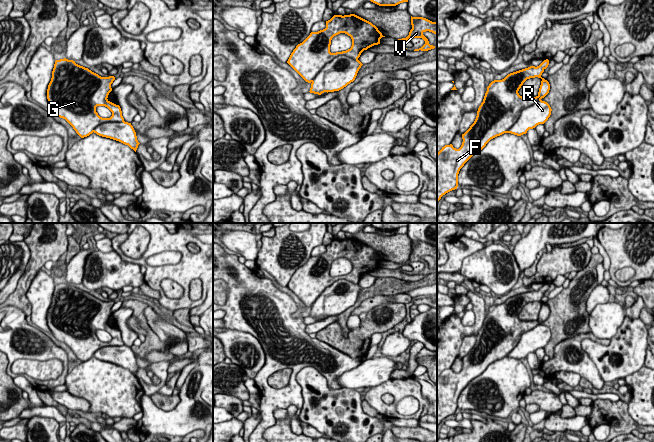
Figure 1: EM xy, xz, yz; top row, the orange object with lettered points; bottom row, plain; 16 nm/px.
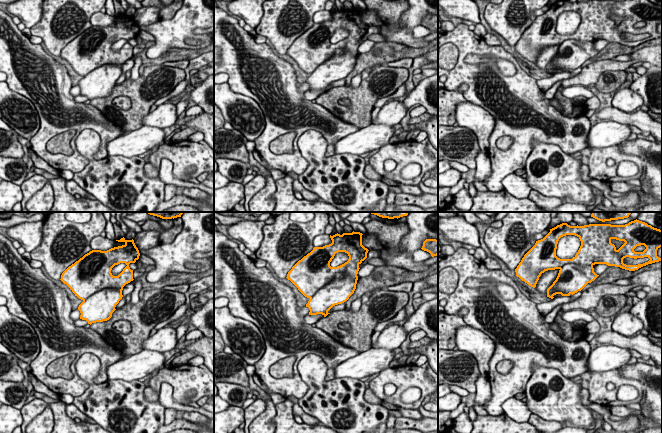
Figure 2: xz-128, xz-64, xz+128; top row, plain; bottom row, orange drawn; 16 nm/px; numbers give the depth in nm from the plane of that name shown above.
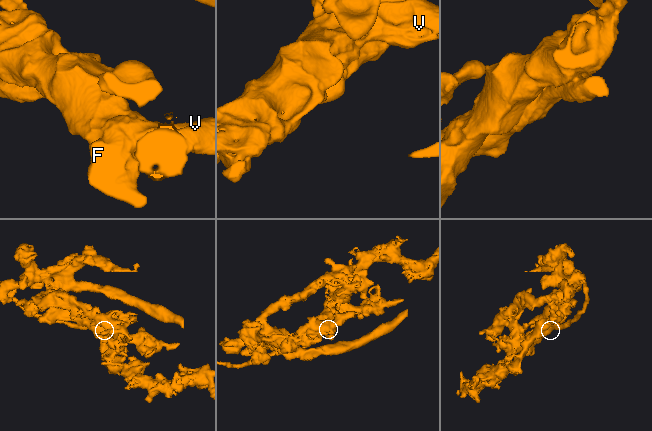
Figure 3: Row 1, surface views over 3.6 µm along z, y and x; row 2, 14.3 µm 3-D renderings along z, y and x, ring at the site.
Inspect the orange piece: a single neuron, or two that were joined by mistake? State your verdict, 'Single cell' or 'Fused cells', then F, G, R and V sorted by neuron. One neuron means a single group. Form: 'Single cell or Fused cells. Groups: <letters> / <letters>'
Fused cells. Groups: F G V / R

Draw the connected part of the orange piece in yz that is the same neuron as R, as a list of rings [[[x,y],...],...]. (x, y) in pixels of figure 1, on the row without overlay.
[[[542,324],[522,334],[518,345],[508,354],[517,360],[526,358],[529,353],[535,352],[539,348],[544,348],[551,339],[550,329]]]

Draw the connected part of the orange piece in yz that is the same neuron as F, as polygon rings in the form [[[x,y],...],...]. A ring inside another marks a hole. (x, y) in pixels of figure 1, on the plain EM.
[[[546,283],[537,291],[530,290],[510,297],[504,303],[494,304],[489,308],[483,326],[478,332],[474,347],[464,358],[462,358],[463,366],[461,371],[456,373],[452,368],[445,369],[437,377],[437,427],[443,419],[457,413],[459,395],[474,378],[481,375],[491,363],[507,357],[518,345],[523,333],[533,329],[549,317],[550,308],[547,304],[541,301],[548,289],[549,284]],[[535,301],[542,303],[538,319],[536,321],[520,320],[518,315],[523,307],[527,303]]]

